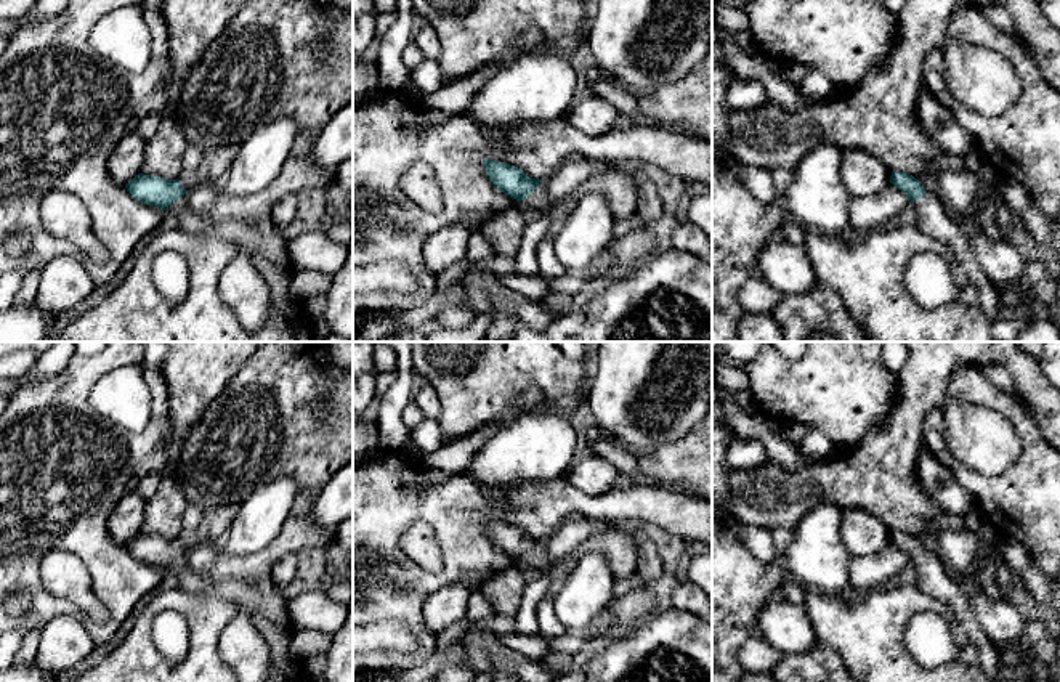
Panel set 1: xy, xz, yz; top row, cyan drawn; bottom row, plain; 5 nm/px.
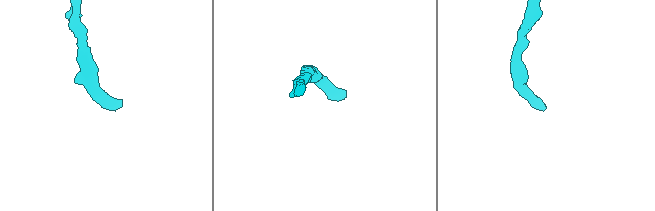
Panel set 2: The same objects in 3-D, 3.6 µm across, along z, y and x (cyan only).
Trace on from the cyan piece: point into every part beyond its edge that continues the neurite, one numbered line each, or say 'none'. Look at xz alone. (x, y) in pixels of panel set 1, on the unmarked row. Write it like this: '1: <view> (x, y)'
1: xz (621, 551)

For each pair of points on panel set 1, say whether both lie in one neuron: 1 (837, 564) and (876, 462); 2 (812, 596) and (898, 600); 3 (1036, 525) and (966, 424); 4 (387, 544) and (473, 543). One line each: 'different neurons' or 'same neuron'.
1: different neurons
2: same neuron
3: different neurons
4: same neuron

